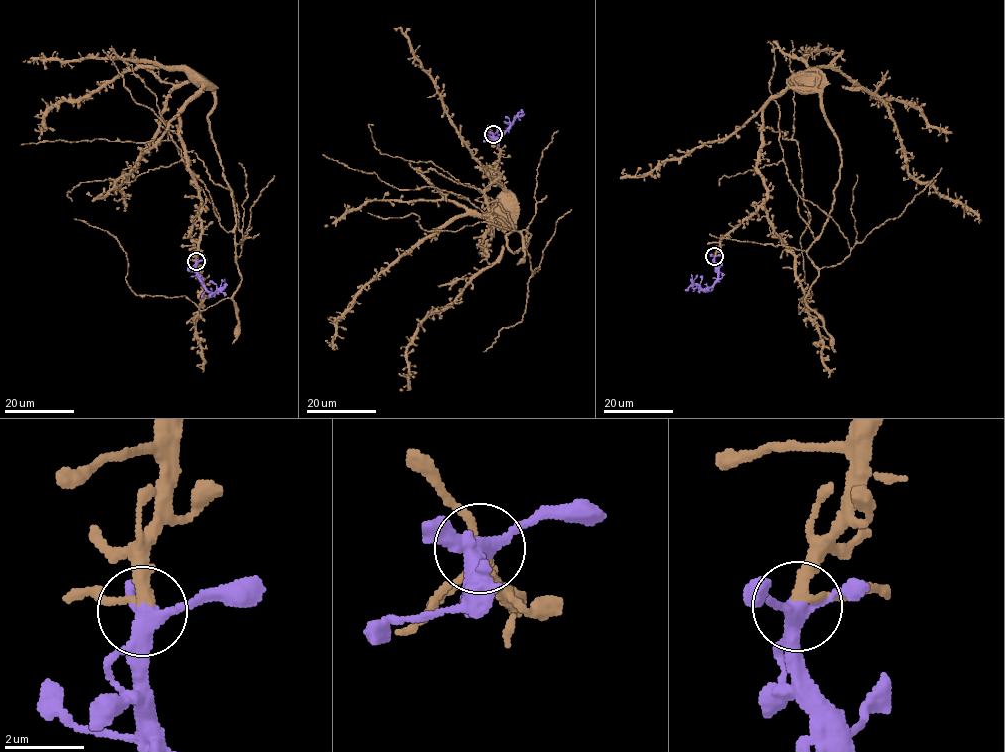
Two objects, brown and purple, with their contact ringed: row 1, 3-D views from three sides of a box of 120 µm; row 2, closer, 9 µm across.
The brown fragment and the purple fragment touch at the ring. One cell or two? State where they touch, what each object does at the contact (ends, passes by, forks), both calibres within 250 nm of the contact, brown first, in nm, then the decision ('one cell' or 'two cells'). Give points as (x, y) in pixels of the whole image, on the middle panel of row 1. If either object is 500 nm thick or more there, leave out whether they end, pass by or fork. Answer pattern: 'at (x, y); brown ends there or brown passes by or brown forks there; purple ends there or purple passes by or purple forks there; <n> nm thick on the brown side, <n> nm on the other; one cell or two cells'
at (493, 134); brown passes by; purple forks there; 240 nm thick on the brown side, 320 nm on the other; one cell

